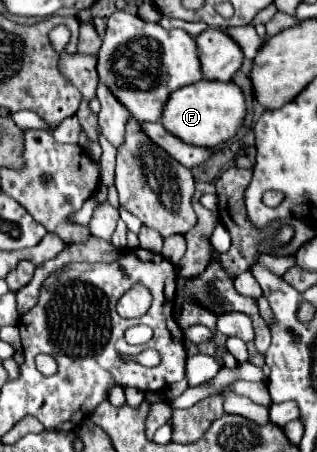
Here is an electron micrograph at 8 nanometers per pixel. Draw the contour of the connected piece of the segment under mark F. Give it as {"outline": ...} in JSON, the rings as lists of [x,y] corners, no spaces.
{"outline":[[[199,80],[191,86],[183,86],[167,98],[159,122],[167,132],[191,146],[217,146],[237,134],[245,118],[245,100],[241,90],[233,82],[209,82]]]}

